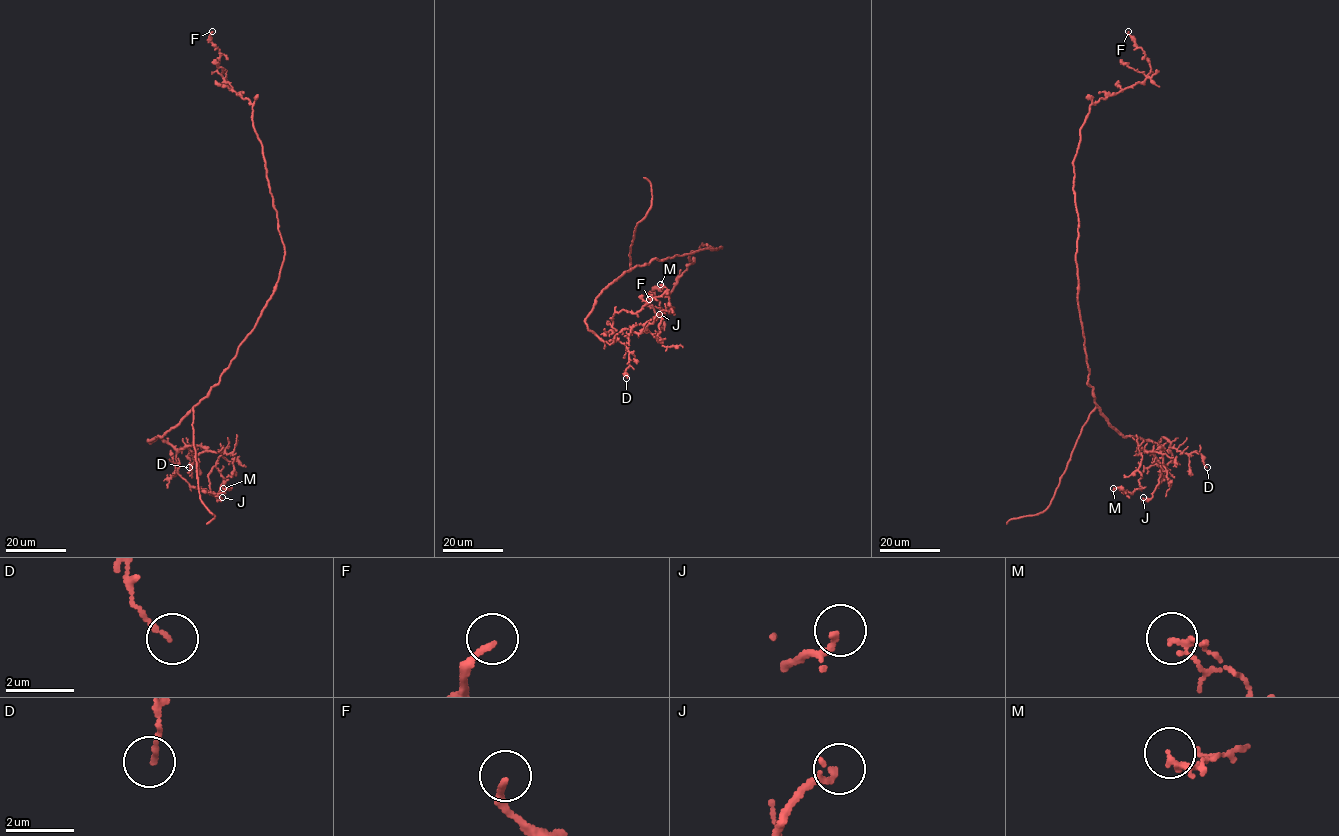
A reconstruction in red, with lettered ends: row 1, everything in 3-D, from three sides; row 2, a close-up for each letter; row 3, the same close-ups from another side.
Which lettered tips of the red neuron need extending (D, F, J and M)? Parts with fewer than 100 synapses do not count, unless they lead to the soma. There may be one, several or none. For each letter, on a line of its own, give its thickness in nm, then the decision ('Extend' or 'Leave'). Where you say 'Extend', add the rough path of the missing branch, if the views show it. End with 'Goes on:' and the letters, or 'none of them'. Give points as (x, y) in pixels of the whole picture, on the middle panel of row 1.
D: Thickness 130 nm. Leave
F: Thickness 150 nm. Leave
J: Thickness 120 nm. Leave
M: Thickness 100 nm. Leave
Goes on: none of them

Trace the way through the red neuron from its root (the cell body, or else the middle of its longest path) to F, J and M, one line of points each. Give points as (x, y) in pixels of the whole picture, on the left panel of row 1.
F: (255, 324), (278, 279), (284, 245), (252, 104), (218, 72), (220, 51), (211, 41), (212, 31)
J: (255, 324), (209, 393), (148, 441), (224, 451), (208, 475), (210, 491), (222, 497)
M: (255, 324), (209, 393), (148, 441), (176, 451), (177, 472), (191, 486), (223, 488)

